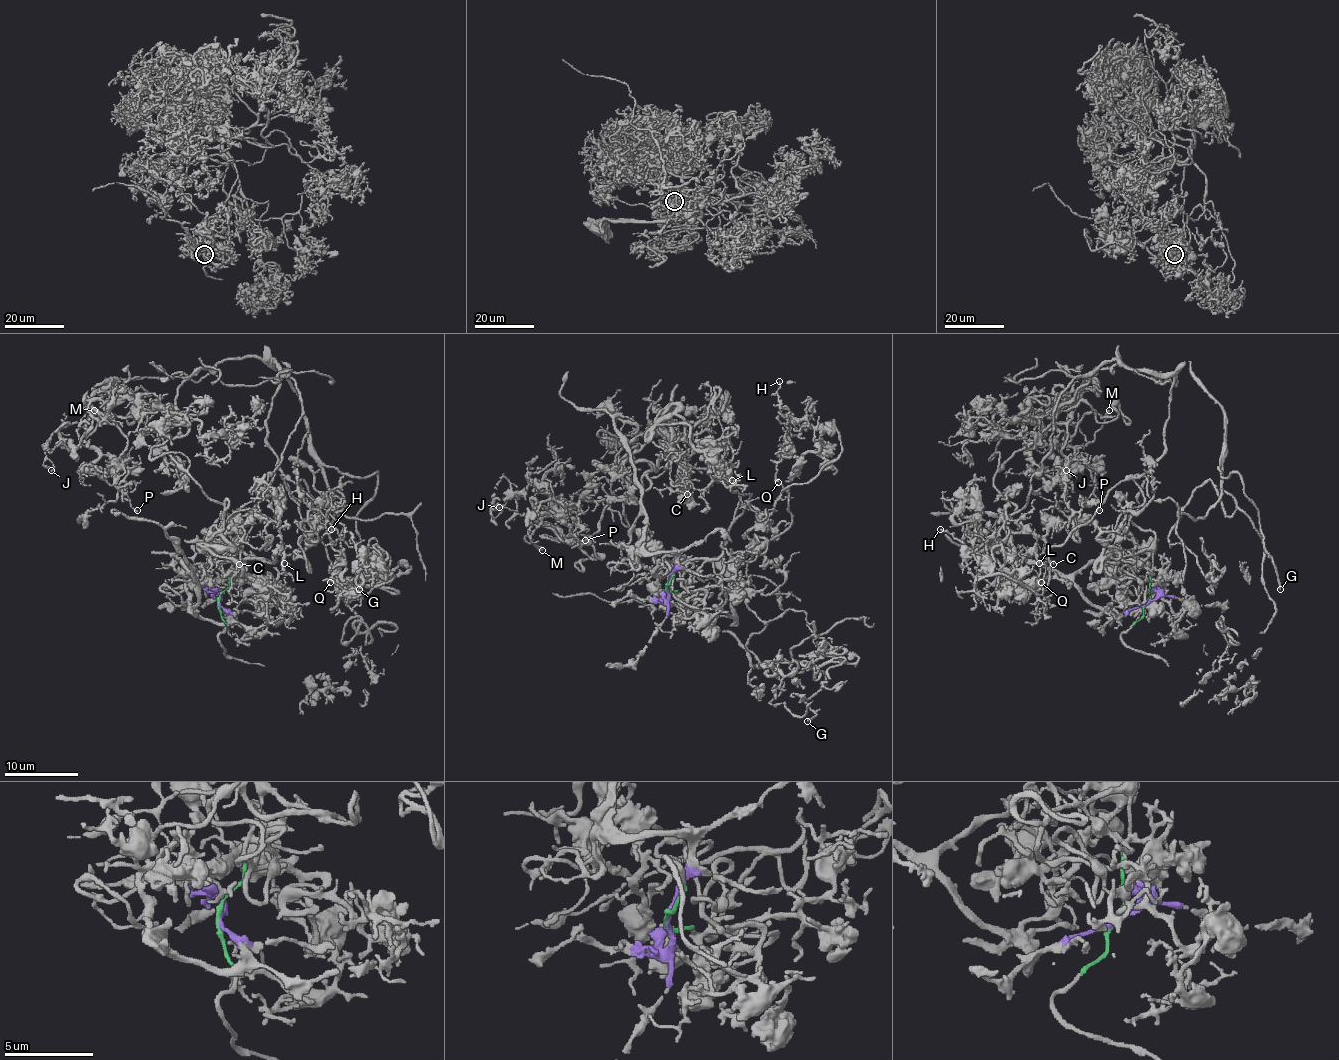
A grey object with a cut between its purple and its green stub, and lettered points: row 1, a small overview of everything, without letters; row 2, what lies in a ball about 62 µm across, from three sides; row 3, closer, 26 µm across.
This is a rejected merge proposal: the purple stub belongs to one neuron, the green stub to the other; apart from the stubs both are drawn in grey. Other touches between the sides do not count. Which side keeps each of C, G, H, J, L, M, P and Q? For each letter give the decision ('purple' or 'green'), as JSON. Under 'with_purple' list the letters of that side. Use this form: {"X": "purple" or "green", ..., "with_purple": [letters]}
{"C": "green", "G": "green", "H": "green", "J": "green", "L": "green", "M": "green", "P": "green", "Q": "green", "with_purple": []}

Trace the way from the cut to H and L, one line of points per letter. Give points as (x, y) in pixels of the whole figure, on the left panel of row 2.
H: (219, 603), (222, 524), (278, 470), (344, 527), (342, 588), (388, 581), (346, 590), (331, 529)
L: (219, 603), (221, 527), (274, 476), (276, 360), (301, 417), (219, 533), (257, 581), (285, 562)

